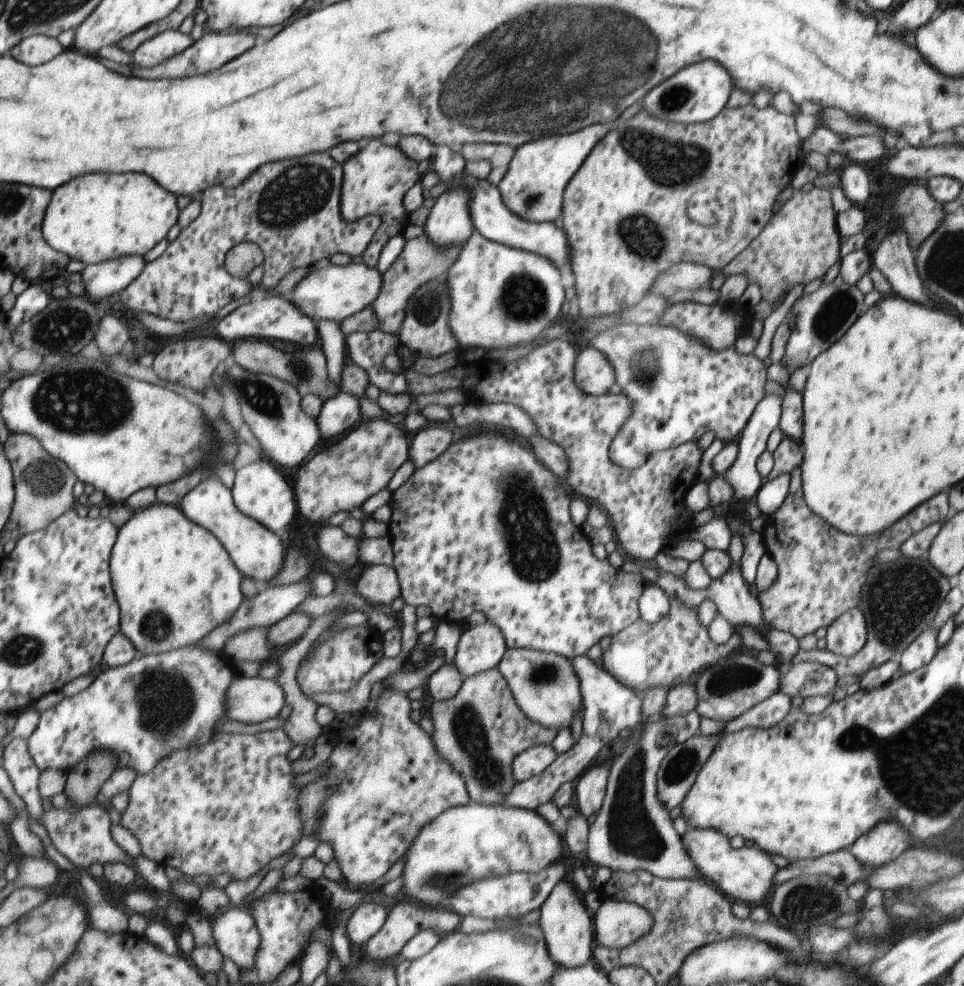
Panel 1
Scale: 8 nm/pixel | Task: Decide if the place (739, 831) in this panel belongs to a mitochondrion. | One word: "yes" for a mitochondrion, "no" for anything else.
no

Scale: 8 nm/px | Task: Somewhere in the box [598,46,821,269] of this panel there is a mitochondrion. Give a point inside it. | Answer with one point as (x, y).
(644, 149)

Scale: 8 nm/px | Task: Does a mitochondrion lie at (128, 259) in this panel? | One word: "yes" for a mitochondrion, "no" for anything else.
no

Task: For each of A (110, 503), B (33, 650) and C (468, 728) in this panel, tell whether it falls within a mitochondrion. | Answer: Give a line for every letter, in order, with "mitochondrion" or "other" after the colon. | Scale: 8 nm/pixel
A: other
B: mitochondrion
C: mitochondrion

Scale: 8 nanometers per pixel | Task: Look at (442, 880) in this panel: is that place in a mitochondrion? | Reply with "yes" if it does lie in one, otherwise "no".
yes

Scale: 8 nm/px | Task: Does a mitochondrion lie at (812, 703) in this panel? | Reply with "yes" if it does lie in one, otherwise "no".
no

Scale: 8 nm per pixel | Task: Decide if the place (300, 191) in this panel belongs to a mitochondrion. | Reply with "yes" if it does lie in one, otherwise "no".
yes

